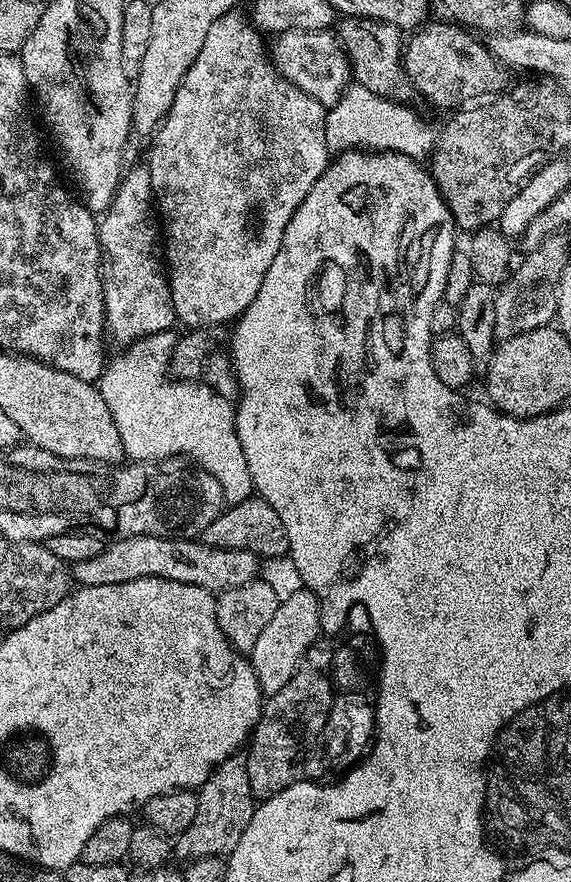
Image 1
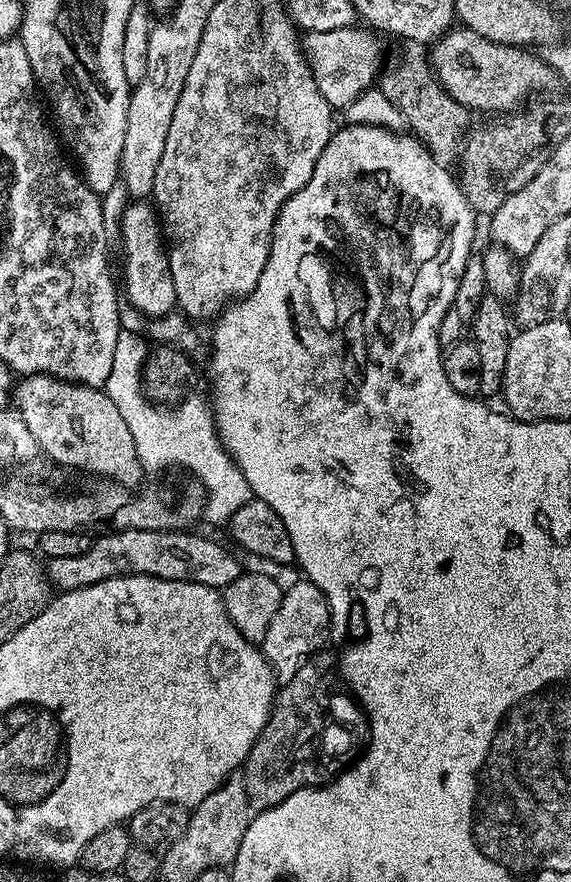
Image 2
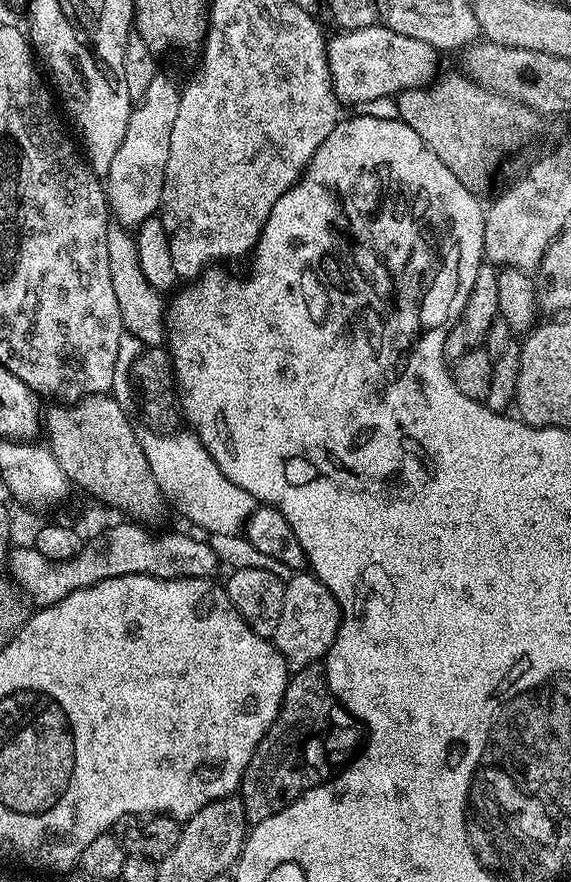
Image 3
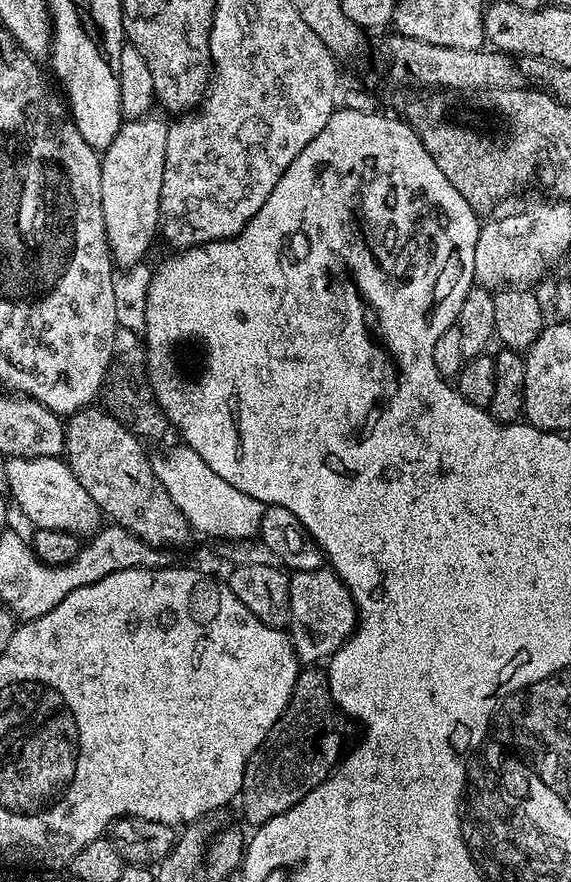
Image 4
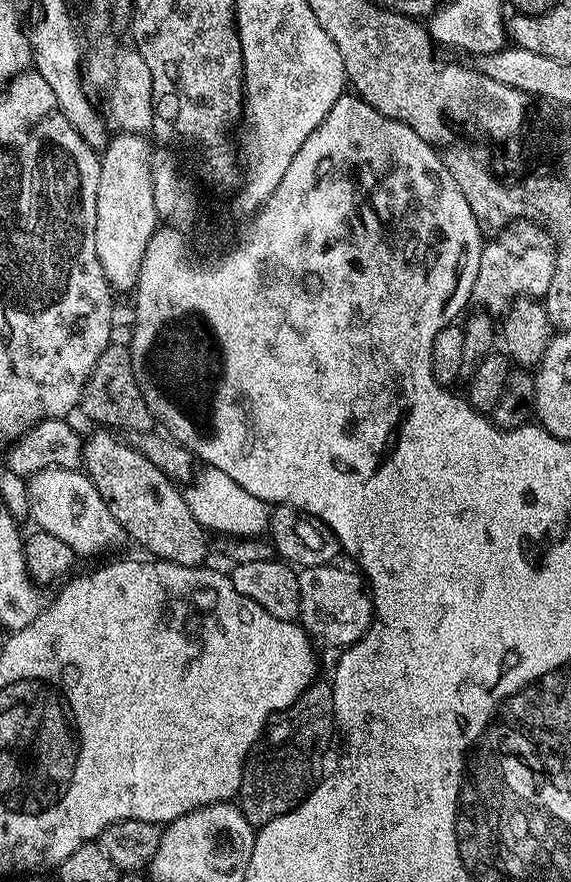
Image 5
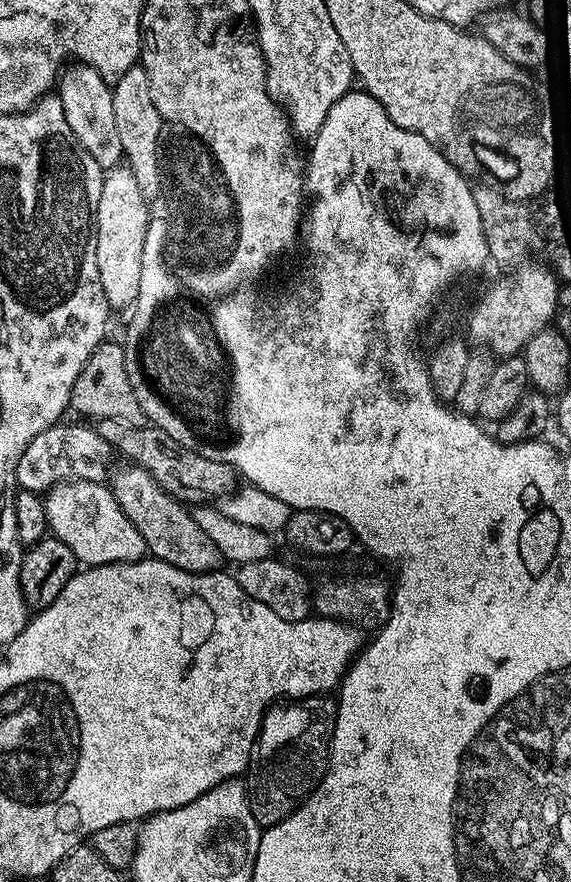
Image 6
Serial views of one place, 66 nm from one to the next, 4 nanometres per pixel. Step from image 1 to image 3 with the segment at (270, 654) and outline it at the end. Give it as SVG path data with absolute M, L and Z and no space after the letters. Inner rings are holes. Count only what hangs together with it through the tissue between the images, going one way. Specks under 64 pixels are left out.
M300 570L293 574L284 585L282 618L278 618L274 637L276 648L287 660L289 669L306 668L323 661L340 629L340 618L340 604L336 601L336 595L320 579L308 570Z

